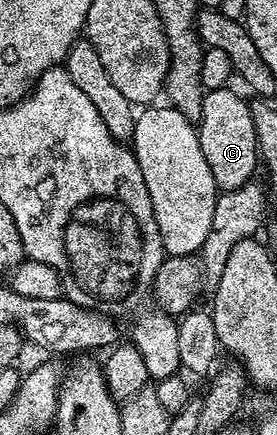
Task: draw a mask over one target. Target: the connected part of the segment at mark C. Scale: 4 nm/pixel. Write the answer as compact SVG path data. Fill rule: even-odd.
M226 86L219 90L208 90L201 103L201 119L197 128L199 146L203 146L203 158L207 158L207 166L211 166L211 175L215 178L221 192L230 192L239 186L250 183L254 179L253 171L259 168L259 149L255 122L249 109L250 101L244 100L237 92L232 92L232 87Z

